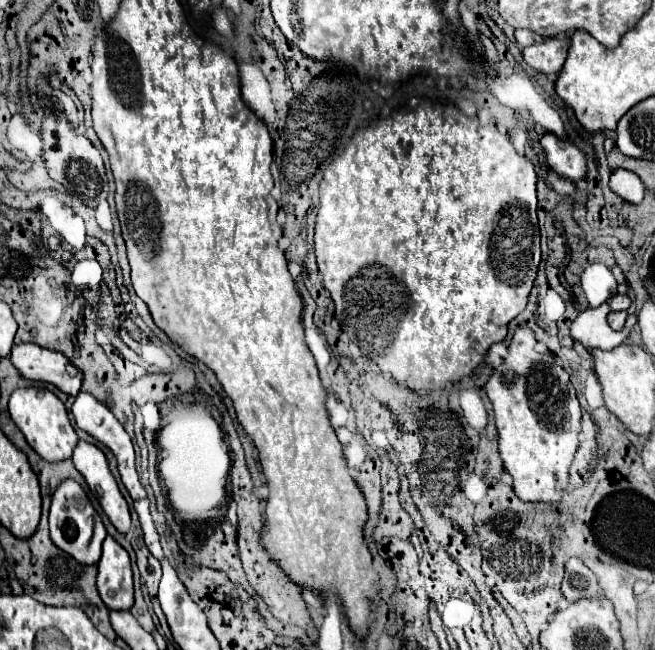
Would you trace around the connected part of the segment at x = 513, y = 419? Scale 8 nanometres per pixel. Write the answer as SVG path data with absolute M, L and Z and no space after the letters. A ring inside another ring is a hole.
M519 326L503 364L493 370L487 382L487 396L495 410L495 424L499 430L499 452L505 462L505 472L513 478L515 494L523 502L545 502L557 504L569 482L569 466L579 446L581 432L581 408L575 398L575 388L569 382L569 374L557 364L555 356L539 354L535 350L535 334L529 328Z

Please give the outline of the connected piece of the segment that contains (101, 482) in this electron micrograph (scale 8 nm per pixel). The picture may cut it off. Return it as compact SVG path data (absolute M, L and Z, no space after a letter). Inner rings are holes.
M81 440L73 452L73 464L83 474L91 494L99 500L99 504L101 504L103 512L109 516L111 524L121 534L127 534L131 530L129 506L127 506L123 494L119 492L119 486L107 466L105 454L97 446Z

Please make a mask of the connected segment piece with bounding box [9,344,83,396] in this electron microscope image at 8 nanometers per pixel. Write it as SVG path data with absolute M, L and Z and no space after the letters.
M19 344L13 346L9 360L25 380L53 384L69 396L77 396L81 390L81 370L59 352L37 344Z

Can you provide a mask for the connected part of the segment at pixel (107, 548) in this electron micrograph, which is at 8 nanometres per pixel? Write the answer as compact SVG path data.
M111 536L103 542L103 556L97 564L97 590L109 610L133 606L133 574L129 554Z

